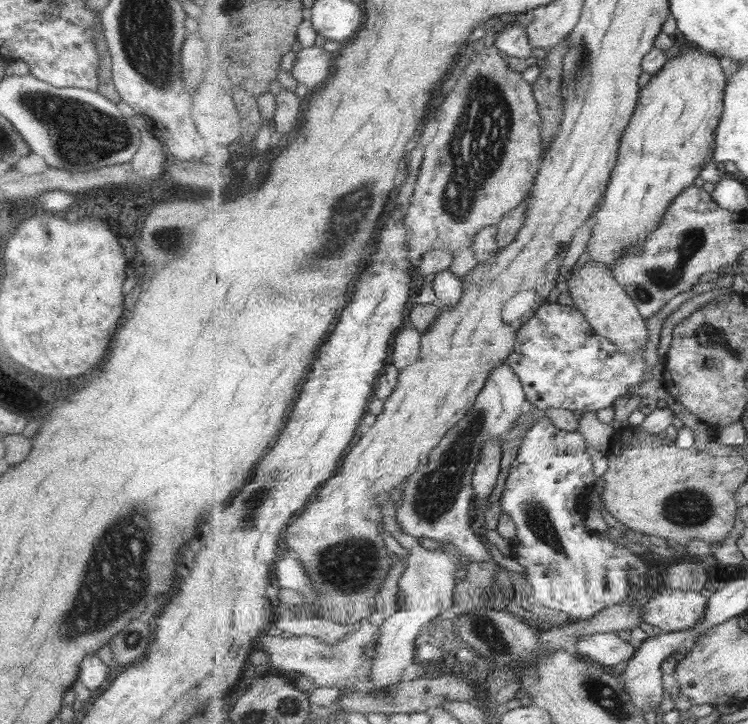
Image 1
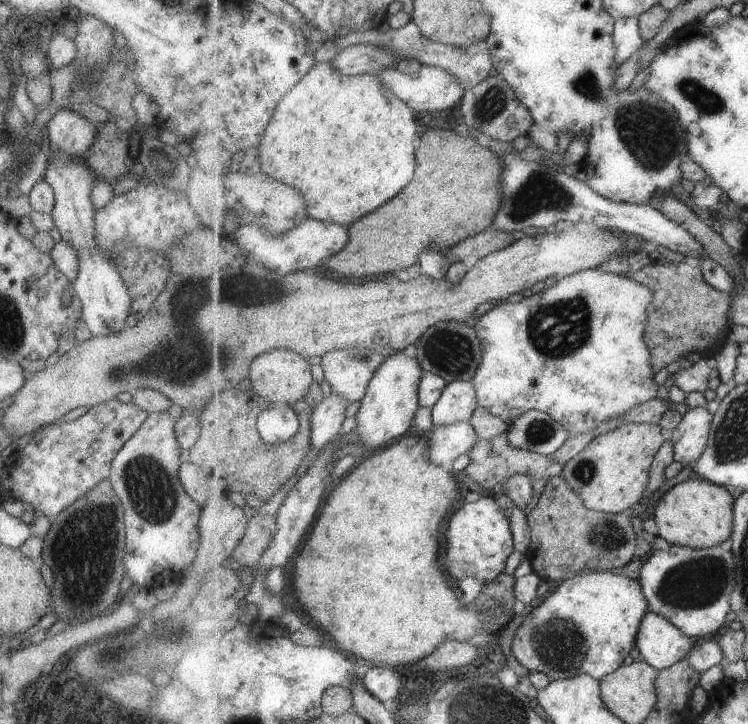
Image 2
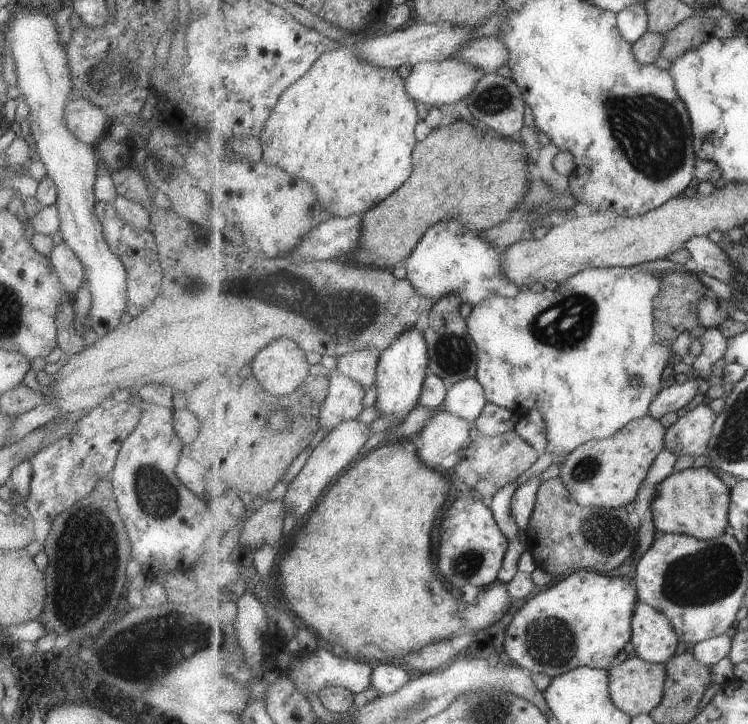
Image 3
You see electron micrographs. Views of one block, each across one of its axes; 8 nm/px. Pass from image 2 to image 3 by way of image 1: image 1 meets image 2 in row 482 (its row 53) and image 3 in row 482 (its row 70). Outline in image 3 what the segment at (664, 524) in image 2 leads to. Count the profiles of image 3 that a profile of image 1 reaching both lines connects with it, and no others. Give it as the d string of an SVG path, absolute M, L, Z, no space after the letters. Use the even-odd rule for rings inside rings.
M708 464L677 471L665 477L656 488L652 509L657 530L694 536L698 539L720 537L730 526L731 489Z

